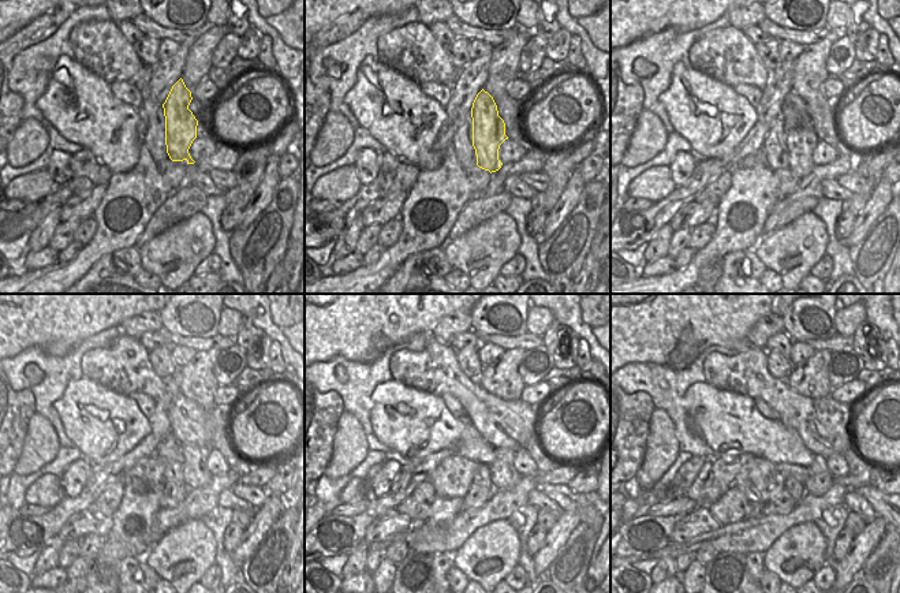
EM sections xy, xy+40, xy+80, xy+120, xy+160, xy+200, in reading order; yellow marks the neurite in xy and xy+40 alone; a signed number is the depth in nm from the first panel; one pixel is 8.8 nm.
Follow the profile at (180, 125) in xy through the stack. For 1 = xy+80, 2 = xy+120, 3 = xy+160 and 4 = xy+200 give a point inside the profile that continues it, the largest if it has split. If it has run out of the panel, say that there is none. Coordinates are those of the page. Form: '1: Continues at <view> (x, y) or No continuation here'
1: Continues at xy+80 (800, 141)
2: Continues at xy+120 (195, 447)
3: Continues at xy+160 (504, 476)
4: Continues at xy+200 (820, 481)

